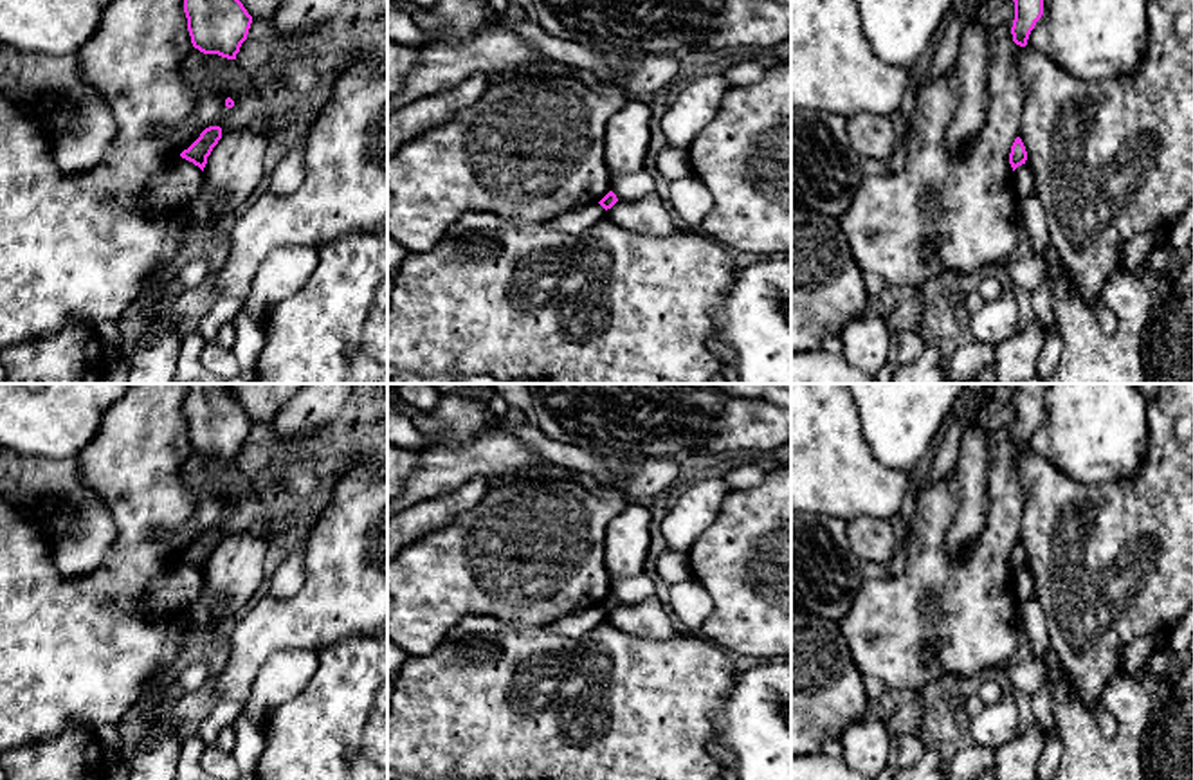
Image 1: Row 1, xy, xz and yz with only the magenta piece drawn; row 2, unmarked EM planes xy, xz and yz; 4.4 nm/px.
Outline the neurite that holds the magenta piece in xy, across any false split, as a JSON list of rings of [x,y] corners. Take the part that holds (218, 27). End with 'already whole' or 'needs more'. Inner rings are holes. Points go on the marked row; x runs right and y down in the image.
[[[184,0],[184,13],[195,49],[236,59],[252,23],[240,0]]]; already whole

